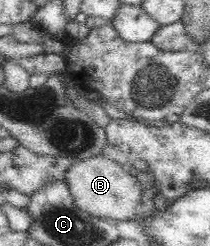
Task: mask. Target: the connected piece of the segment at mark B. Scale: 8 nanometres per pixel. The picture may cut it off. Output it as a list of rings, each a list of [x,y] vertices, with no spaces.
[[[101,156],[74,161],[66,173],[64,181],[74,198],[74,203],[83,212],[104,220],[135,220],[137,204],[141,196],[141,186],[135,176],[131,176],[127,167]]]

